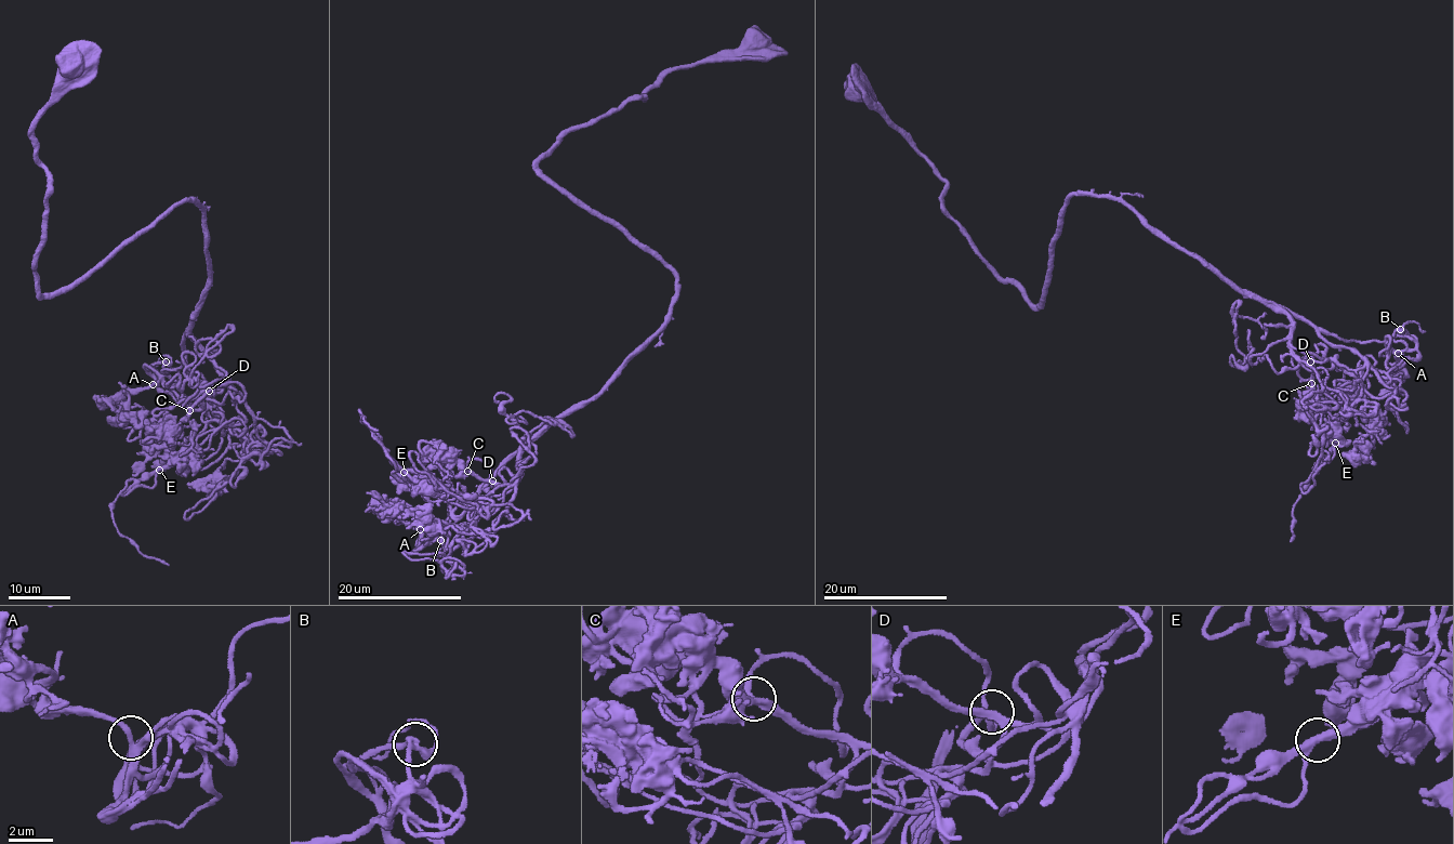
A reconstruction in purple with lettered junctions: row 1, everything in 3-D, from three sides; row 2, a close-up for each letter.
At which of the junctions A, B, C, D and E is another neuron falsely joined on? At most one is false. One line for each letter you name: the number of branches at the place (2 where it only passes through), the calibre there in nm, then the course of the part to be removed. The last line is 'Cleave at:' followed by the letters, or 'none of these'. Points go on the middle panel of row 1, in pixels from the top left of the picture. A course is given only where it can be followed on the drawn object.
E: 3 branches meet; 280 nm thick; foreign part runs (404, 472), (387, 456), (383, 443), (361, 419), (359, 408), (371, 427), (378, 430)
Cleave at: E

